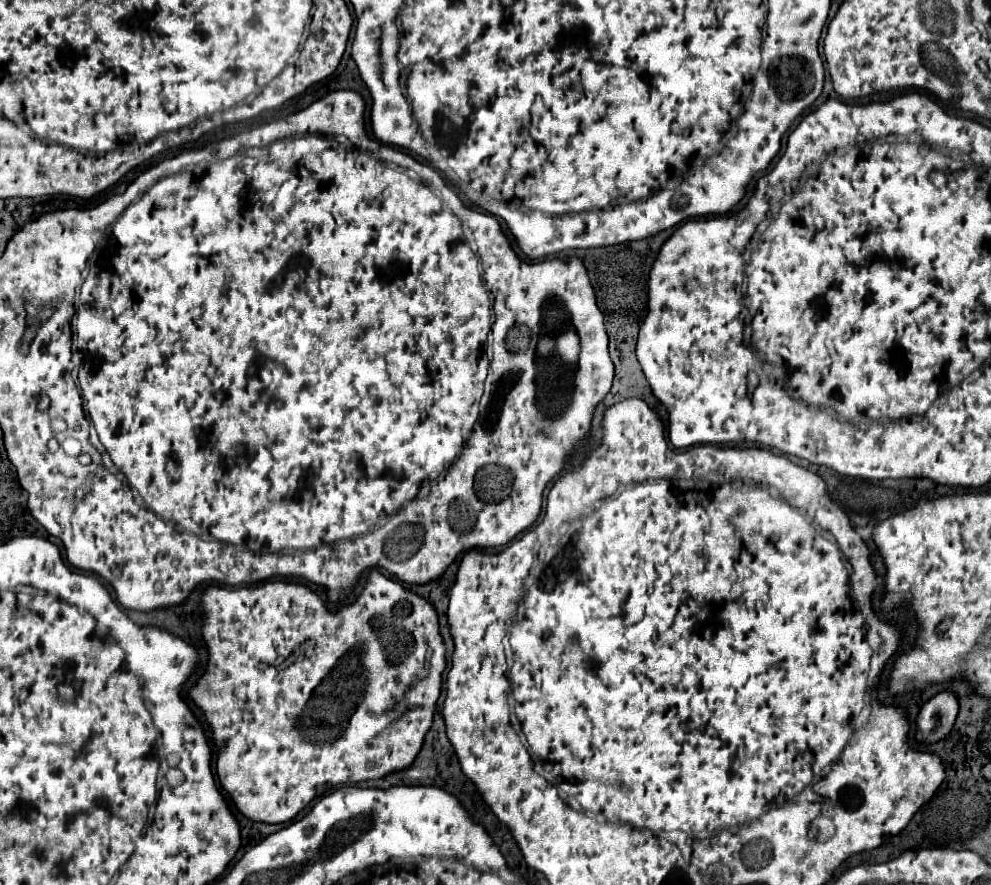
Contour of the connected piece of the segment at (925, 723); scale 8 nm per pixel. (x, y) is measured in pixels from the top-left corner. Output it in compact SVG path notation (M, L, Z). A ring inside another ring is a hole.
M942 691L934 695L918 715L916 739L934 743L948 735L958 715L958 699L952 691Z

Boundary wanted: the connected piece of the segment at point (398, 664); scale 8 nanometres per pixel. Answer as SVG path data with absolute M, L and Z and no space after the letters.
M372 569L356 601L340 605L336 609L330 609L326 601L308 585L292 581L266 581L252 587L208 585L200 597L200 613L202 613L202 639L208 649L208 663L204 673L192 683L188 697L202 711L212 745L218 747L216 773L220 779L220 787L230 795L234 807L246 819L258 823L288 823L316 797L318 785L328 783L336 787L346 783L382 779L390 773L402 771L412 765L412 761L420 753L424 735L432 727L436 701L442 689L442 673L446 669L446 645L440 635L438 615L432 603L426 601L422 595L402 587L400 583Z

